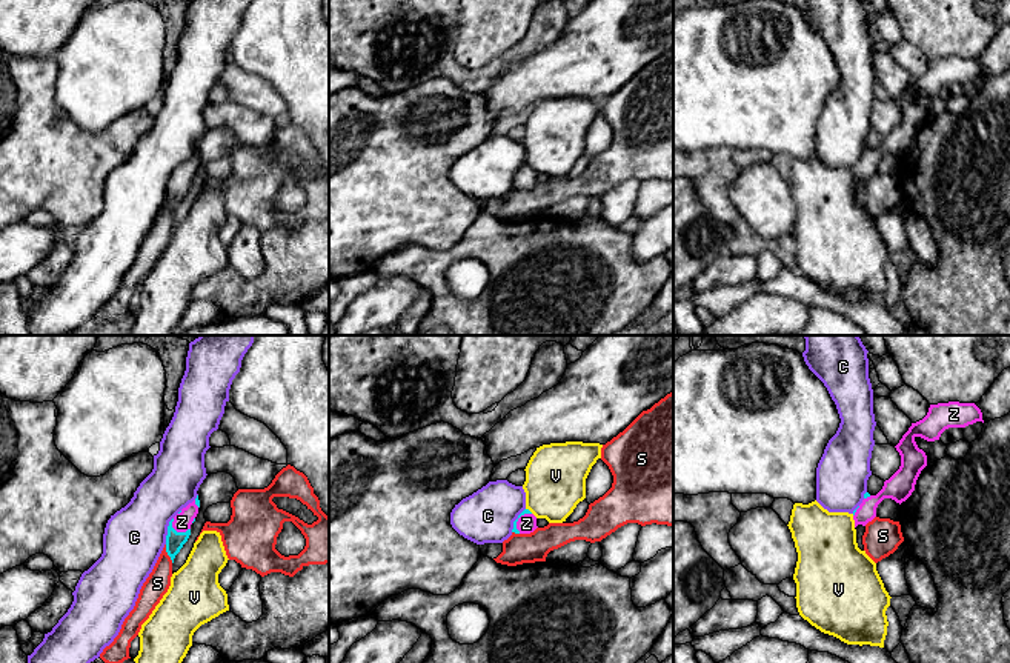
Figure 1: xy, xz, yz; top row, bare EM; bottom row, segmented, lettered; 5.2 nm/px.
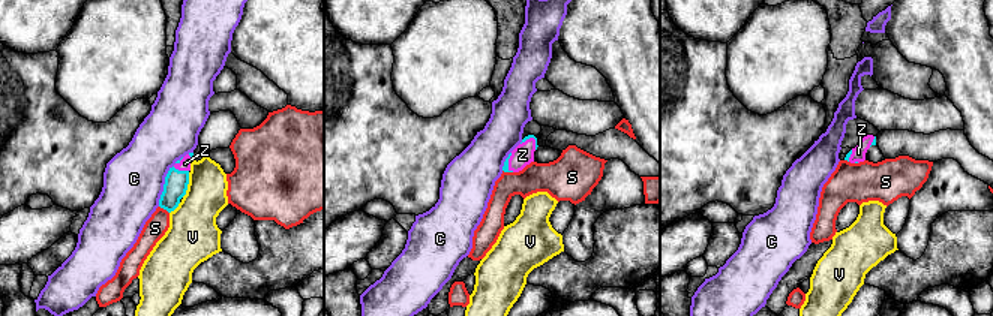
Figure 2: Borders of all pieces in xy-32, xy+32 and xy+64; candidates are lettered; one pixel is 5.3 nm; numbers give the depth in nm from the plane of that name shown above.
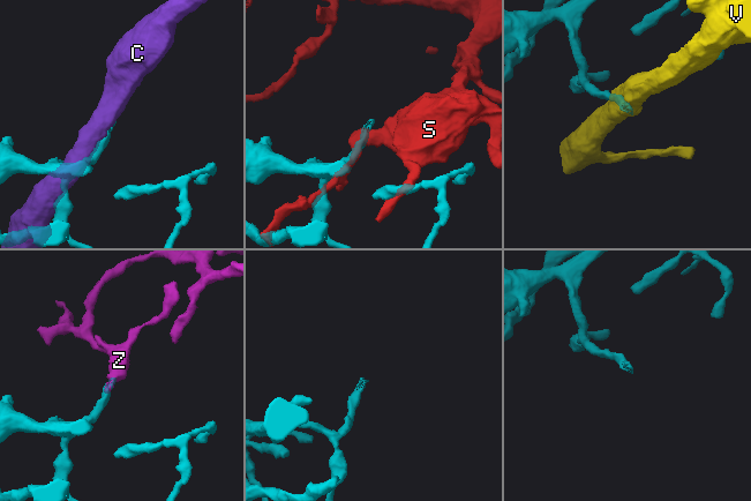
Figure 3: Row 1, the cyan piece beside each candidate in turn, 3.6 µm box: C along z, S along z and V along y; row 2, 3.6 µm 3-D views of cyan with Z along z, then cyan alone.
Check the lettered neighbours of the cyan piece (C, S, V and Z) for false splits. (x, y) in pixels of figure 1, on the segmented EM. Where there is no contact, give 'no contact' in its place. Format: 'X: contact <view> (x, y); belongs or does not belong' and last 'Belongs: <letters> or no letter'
C: contact xy (168, 531); does not belong
S: contact xy (168, 554); does not belong
V: contact xz (528, 509); does not belong
Z: contact xy (176, 531); does not belong
Belongs: no letter

